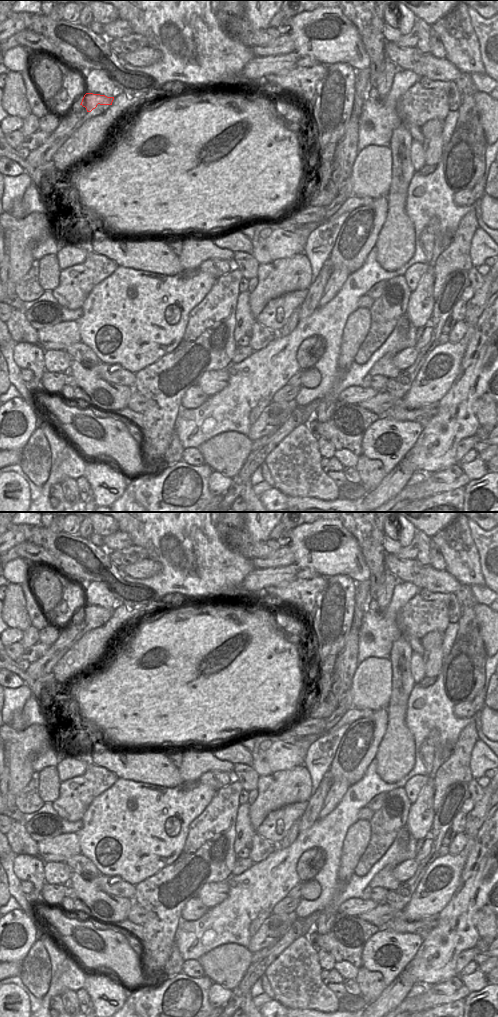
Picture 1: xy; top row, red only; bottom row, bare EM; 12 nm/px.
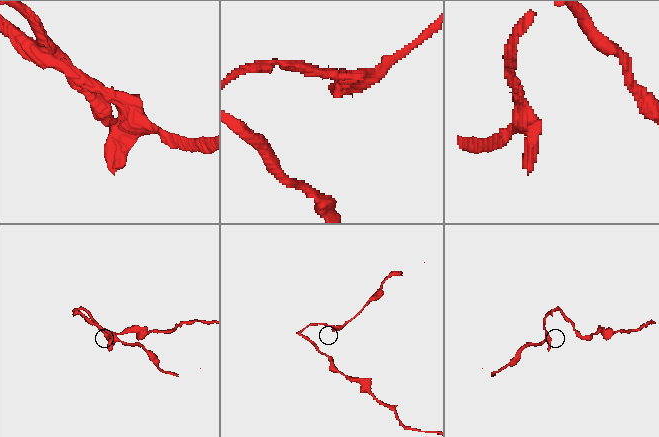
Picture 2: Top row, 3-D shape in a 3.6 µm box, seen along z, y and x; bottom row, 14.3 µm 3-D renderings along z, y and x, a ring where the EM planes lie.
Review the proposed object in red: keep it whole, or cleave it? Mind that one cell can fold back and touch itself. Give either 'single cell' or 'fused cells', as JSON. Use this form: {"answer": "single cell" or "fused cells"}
{"answer": "fused cells"}

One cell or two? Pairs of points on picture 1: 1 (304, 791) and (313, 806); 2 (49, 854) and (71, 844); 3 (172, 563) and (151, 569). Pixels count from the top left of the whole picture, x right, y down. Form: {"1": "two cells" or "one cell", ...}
{"1": "two cells", "2": "one cell", "3": "two cells"}

